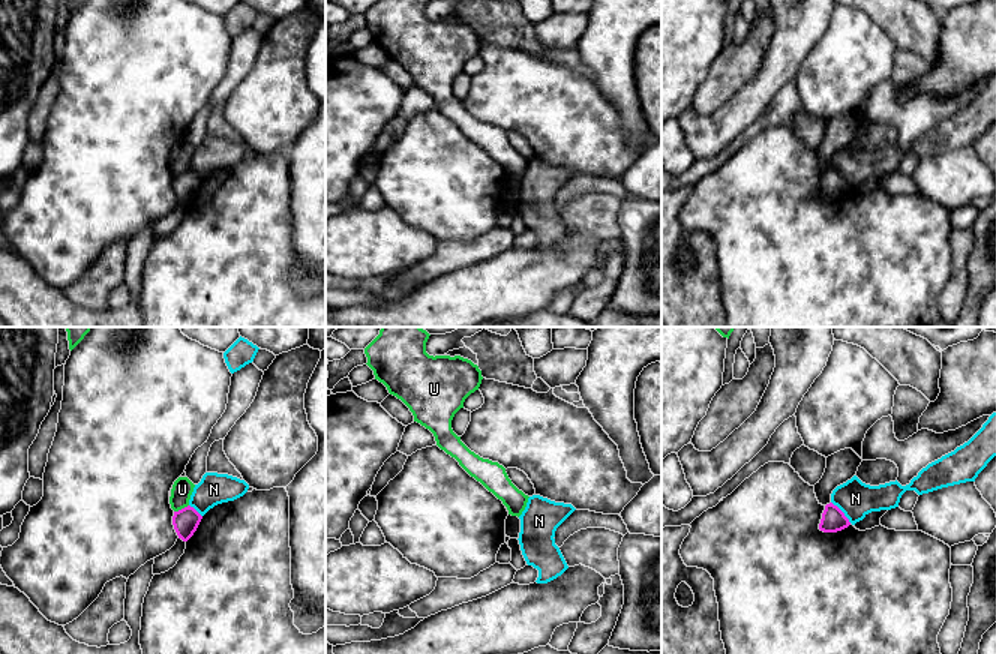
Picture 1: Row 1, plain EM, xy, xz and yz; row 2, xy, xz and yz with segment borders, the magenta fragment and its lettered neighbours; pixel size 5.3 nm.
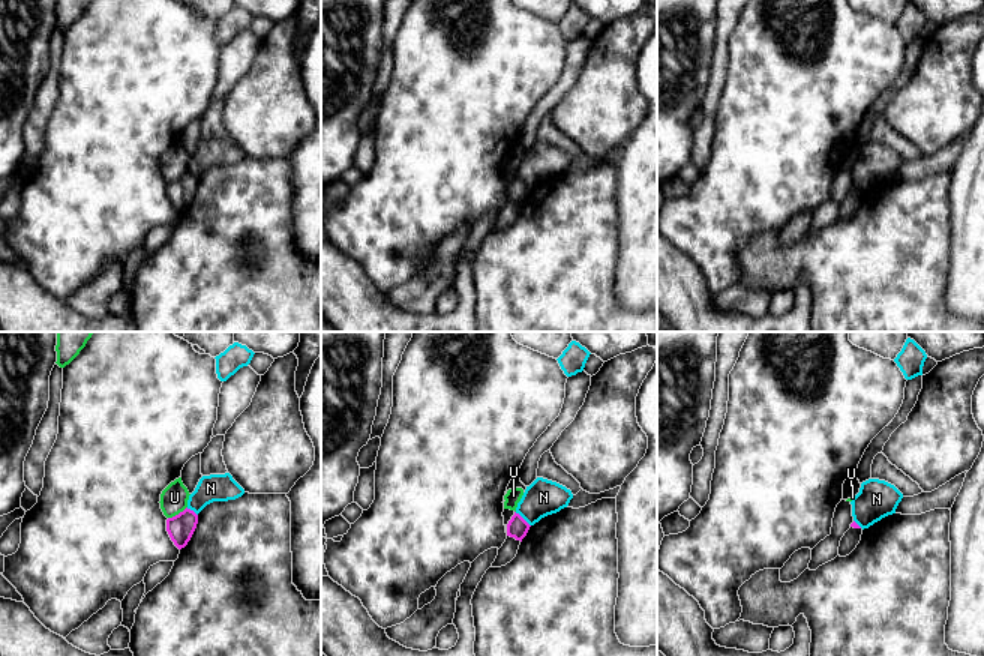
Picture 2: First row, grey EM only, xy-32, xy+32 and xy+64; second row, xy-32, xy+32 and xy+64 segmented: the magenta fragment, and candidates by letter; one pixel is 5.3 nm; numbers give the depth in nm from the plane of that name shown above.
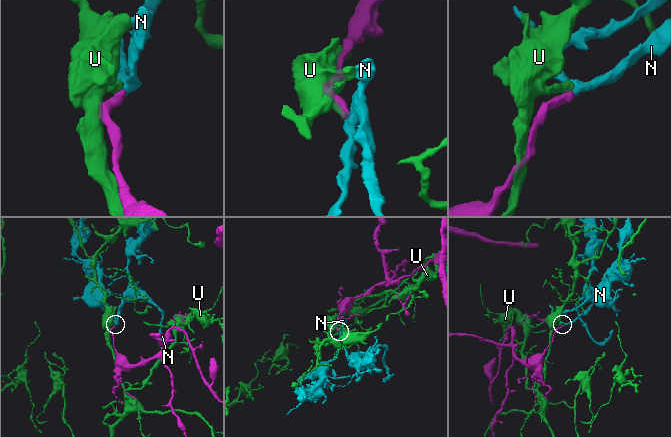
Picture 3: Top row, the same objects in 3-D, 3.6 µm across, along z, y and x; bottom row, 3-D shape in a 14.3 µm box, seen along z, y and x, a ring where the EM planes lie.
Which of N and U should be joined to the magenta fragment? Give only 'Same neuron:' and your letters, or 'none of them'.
Same neuron: none of them

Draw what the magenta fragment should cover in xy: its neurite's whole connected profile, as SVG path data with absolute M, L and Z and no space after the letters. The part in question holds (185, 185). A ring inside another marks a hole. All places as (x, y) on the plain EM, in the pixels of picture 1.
M190 170L174 176L172 189L183 206L188 206L196 195L202 180Z

